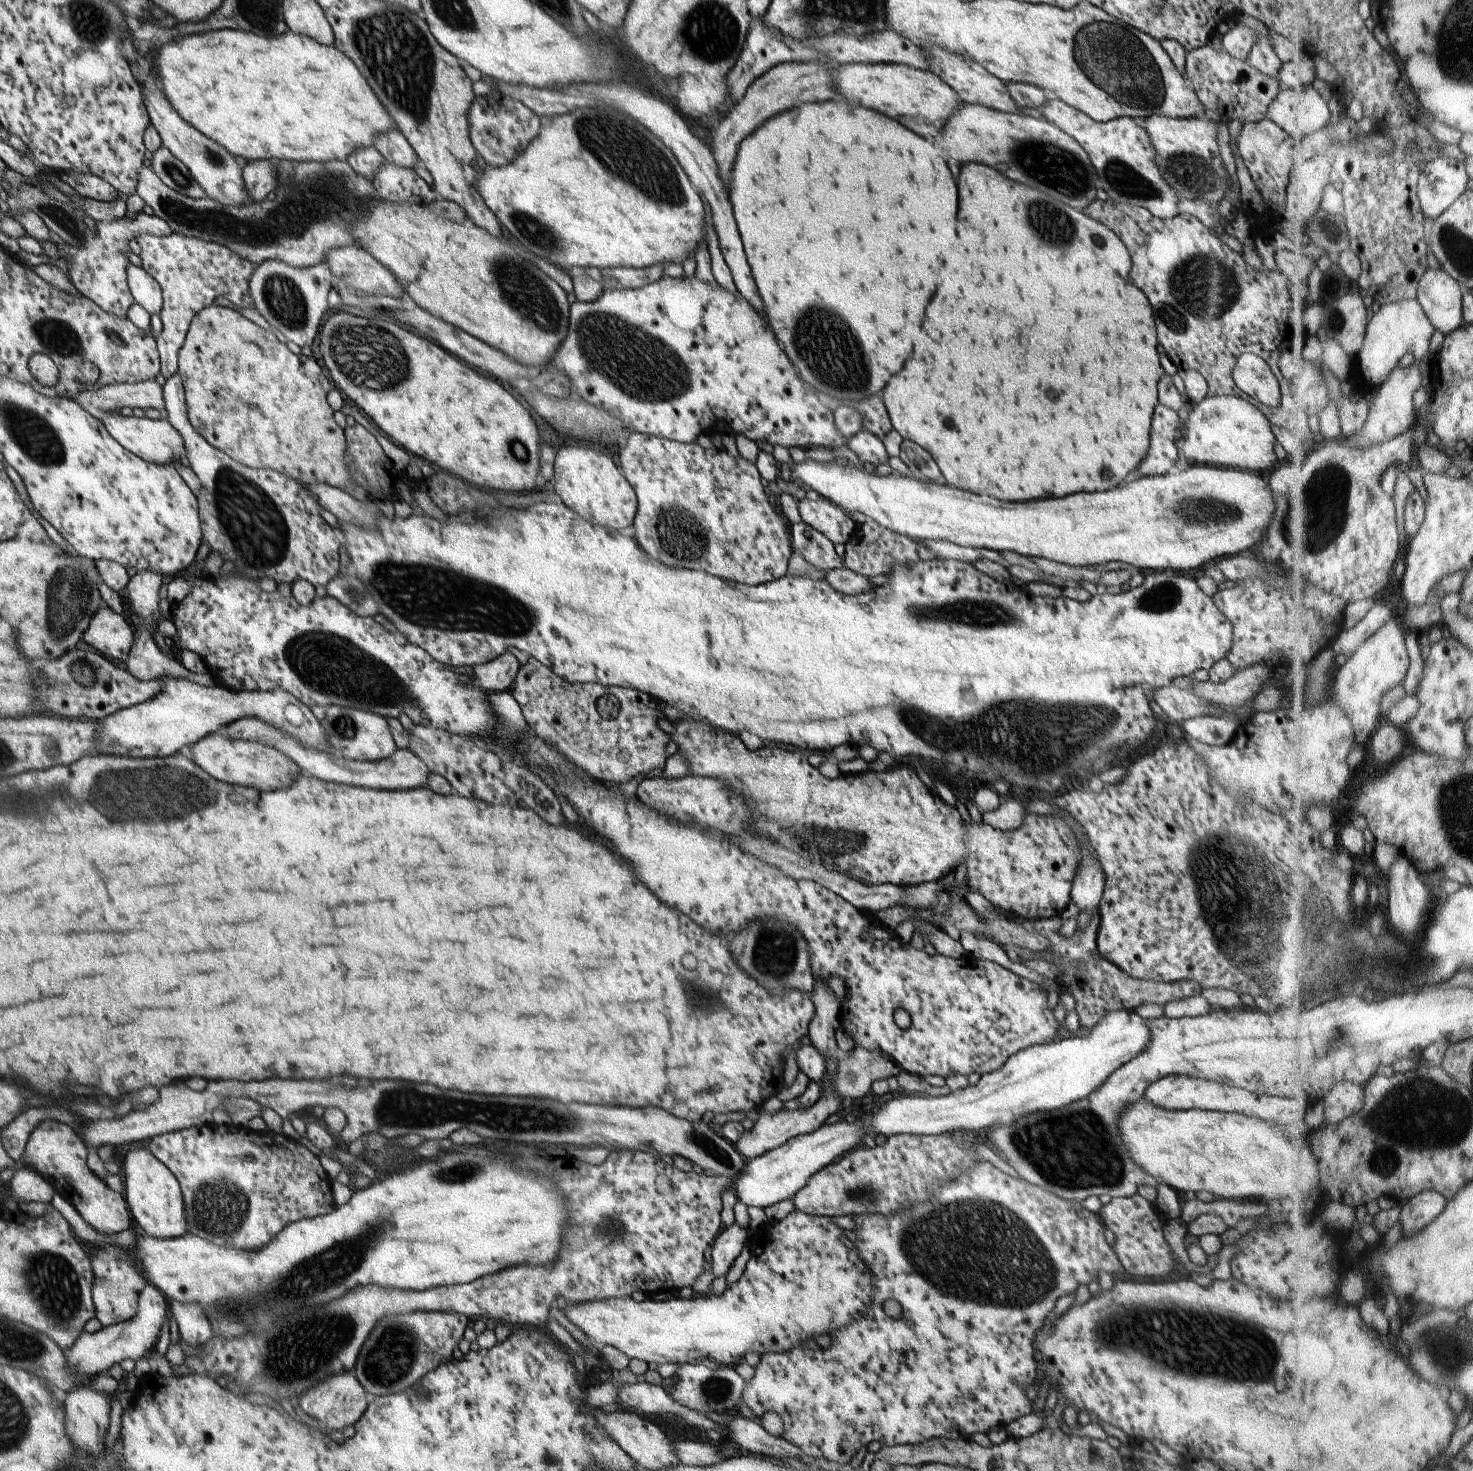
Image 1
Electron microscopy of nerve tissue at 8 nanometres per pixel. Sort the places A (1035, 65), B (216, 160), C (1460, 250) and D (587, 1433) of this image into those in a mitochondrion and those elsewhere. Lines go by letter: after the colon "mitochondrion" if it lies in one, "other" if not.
A: other
B: mitochondrion
C: mitochondrion
D: mitochondrion

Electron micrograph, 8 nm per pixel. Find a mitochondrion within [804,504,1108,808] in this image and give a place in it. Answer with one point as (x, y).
(970, 612)

